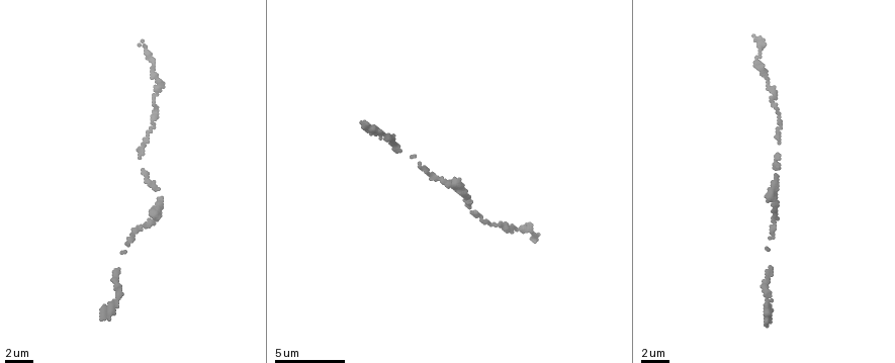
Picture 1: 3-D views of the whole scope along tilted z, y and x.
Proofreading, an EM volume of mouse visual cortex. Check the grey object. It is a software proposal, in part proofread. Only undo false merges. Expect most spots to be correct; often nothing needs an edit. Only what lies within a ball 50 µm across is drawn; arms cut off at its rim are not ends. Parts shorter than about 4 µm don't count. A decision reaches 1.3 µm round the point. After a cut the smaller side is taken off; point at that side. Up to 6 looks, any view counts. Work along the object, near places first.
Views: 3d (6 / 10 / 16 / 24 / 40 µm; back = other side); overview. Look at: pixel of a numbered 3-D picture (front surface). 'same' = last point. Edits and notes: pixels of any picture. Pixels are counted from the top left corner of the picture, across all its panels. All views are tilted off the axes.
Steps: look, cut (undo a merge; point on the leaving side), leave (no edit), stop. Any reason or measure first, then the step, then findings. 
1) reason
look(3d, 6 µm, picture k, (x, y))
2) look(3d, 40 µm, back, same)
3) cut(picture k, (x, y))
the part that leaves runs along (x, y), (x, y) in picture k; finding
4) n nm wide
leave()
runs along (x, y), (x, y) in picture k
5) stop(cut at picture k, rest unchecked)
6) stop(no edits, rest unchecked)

narrows sharply
look(3d, 6 µm, picture 1, (776, 157))

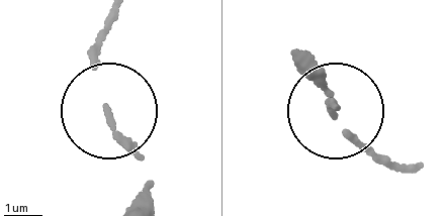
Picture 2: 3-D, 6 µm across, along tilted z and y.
80 nm wide
leave()
one neuron here

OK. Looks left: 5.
calibre changes
look(3d, 10 µm, picture 1, (138, 230))

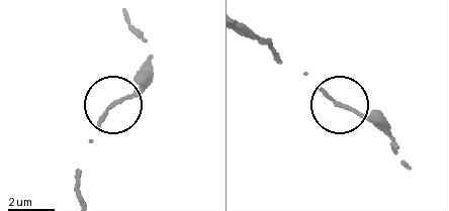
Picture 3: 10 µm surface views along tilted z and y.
140 nm wide
leave()
all the same neuron

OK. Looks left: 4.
stop(no edits, rest unchecked)

